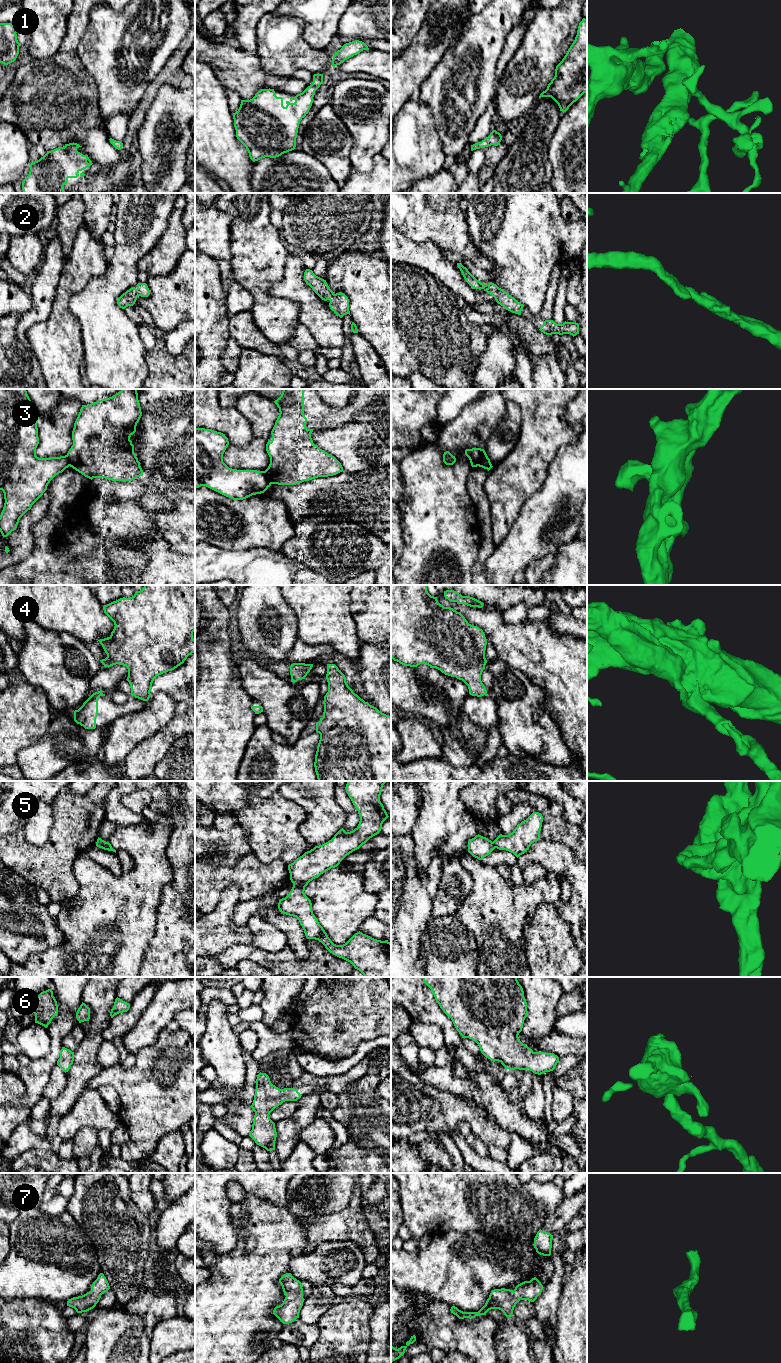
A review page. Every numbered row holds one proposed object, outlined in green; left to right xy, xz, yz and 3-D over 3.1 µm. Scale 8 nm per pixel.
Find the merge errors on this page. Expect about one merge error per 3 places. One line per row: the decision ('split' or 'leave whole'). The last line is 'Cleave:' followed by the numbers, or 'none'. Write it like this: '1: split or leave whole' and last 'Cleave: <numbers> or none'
1: leave whole
2: leave whole
3: split
4: split
5: split
6: leave whole
7: leave whole
Cleave: 3, 4, 5

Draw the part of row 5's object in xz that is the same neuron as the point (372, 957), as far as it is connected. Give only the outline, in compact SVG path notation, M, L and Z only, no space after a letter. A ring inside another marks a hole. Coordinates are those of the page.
M293 884L289 894L279 900L278 909L281 913L296 917L299 920L307 939L318 940L330 953L350 962L364 977L391 977L391 943L388 940L377 940L359 931L345 944L334 944L313 914L311 900L304 891L304 886Z

